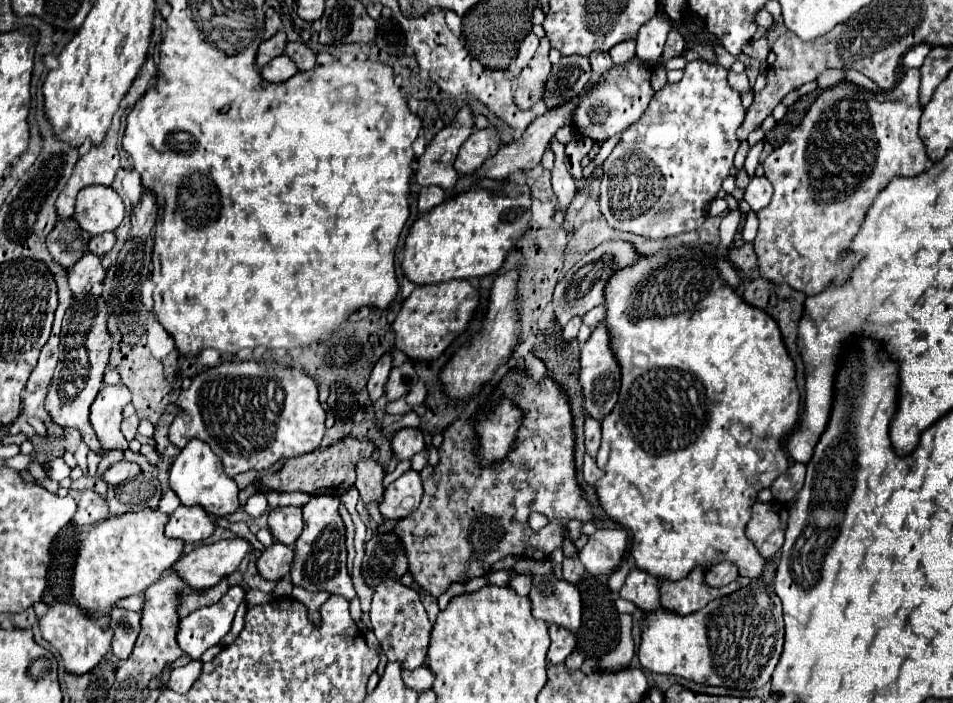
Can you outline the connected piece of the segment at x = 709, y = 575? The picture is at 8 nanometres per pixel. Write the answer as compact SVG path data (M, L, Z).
M722 561L722 563L718 563L706 571L704 583L708 583L708 587L724 587L724 585L732 583L736 577L738 577L736 565Z

